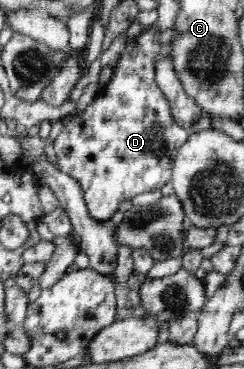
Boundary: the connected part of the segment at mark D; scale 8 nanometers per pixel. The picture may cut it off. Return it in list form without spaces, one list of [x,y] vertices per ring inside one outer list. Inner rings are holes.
[[[151,26],[131,40],[120,56],[120,67],[113,71],[109,83],[101,87],[100,95],[81,112],[69,120],[54,140],[58,168],[79,181],[85,192],[85,204],[93,220],[100,224],[111,221],[123,200],[131,200],[143,192],[159,190],[172,180],[174,154],[188,139],[188,131],[176,124],[172,108],[165,93],[155,81],[155,64],[159,56],[172,56],[171,44],[159,41],[160,30]]]

